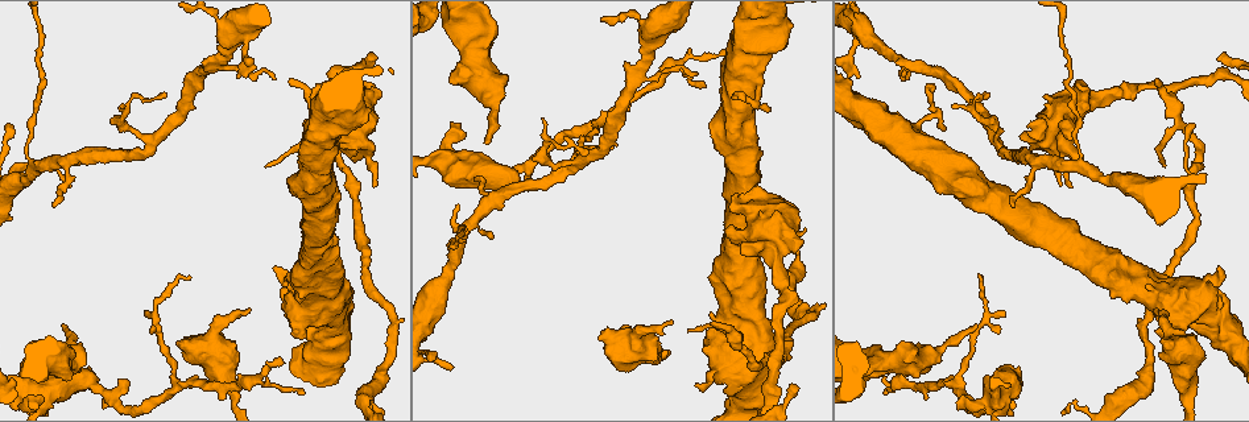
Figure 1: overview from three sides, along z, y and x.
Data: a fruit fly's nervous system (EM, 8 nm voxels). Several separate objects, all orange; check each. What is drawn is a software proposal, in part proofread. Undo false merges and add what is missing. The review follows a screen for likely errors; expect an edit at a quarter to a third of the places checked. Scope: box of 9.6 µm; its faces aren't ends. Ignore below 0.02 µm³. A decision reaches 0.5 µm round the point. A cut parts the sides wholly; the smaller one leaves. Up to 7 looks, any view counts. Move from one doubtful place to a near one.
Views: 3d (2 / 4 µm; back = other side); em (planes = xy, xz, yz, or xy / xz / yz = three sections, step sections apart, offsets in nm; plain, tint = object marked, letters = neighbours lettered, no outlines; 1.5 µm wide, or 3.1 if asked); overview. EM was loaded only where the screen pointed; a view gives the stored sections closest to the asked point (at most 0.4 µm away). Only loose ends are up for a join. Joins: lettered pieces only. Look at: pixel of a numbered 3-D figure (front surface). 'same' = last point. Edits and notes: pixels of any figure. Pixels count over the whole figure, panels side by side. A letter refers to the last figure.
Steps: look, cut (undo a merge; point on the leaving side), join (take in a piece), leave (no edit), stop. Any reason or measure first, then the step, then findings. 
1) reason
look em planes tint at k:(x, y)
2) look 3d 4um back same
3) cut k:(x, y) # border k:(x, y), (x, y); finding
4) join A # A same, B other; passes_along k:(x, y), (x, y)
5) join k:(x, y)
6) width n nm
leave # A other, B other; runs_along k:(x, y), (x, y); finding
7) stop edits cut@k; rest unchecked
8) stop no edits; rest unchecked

tapers out
look em xy step 4 tint at 1:(304, 394)

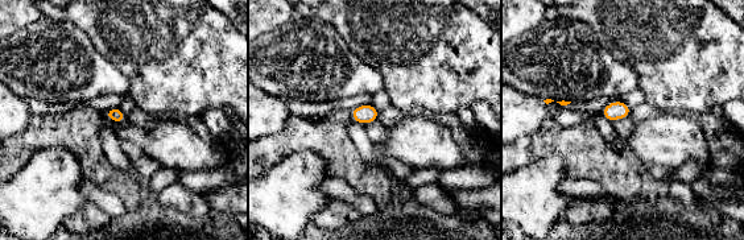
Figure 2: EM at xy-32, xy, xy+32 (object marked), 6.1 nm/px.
look em planes letters same

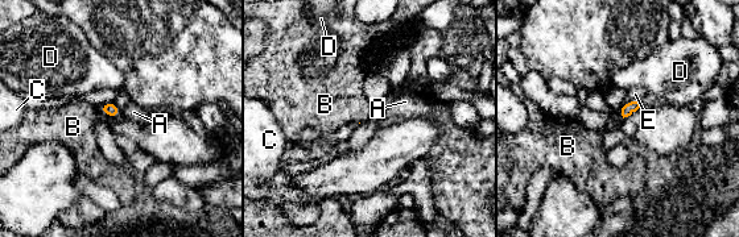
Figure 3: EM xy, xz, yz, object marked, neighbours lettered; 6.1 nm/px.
leave # A other, B other, C other, D other, E other; border 3:(98, 105), (103, 113), (114, 117); no lettered piece goes on from it

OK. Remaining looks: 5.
branch point
look em planes plain at 1:(598, 121)

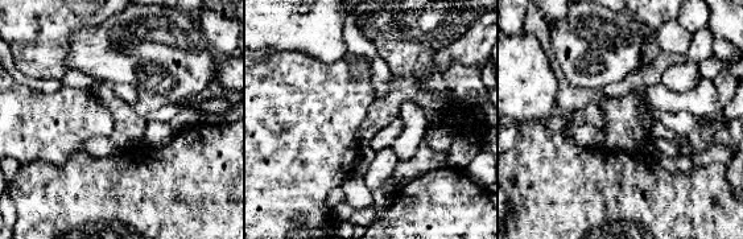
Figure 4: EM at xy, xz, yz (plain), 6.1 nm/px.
look em planes tint same

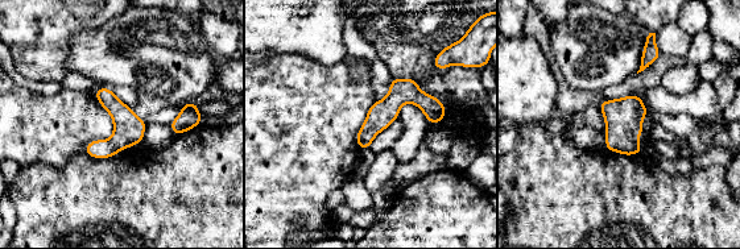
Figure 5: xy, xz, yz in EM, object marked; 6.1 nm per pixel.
look em planes letters same

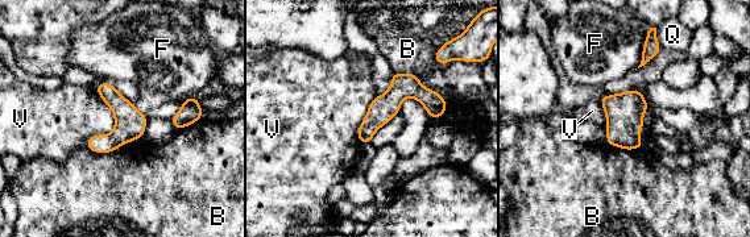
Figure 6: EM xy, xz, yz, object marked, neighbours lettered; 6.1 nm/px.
leave # B other, F other, Q other, V other; border 6:(94, 87), (114, 129), (83, 146); all the same neuron

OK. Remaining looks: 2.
tapers out
look em planes letters at 1:(945, 131)

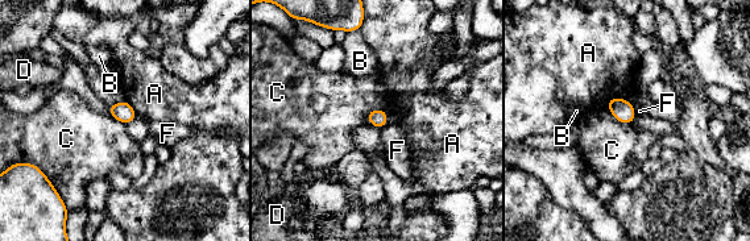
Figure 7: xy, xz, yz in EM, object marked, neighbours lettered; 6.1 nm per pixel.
leave # A other, B other, C other, D other, F other; border 7:(385, 108), (372, 108), (368, 123); no lettered piece goes on from it

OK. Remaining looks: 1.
stop no edits; rest unchecked

